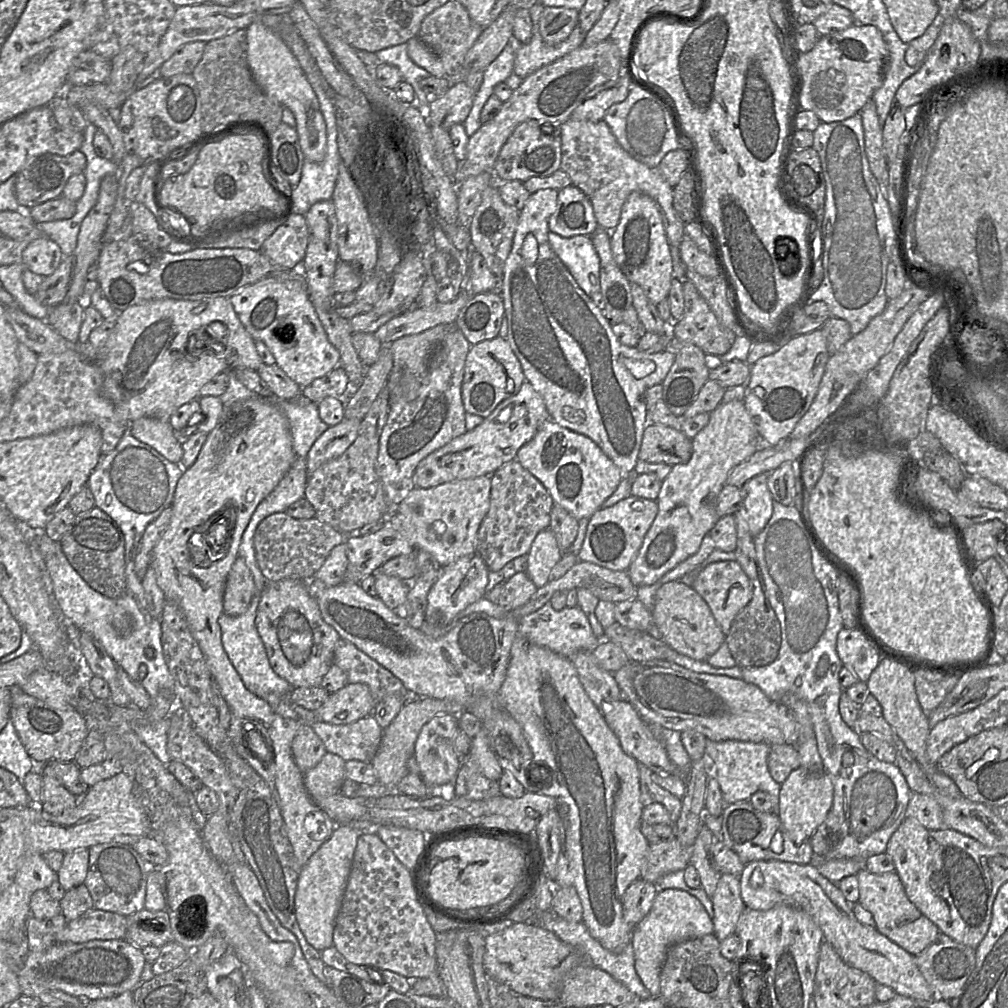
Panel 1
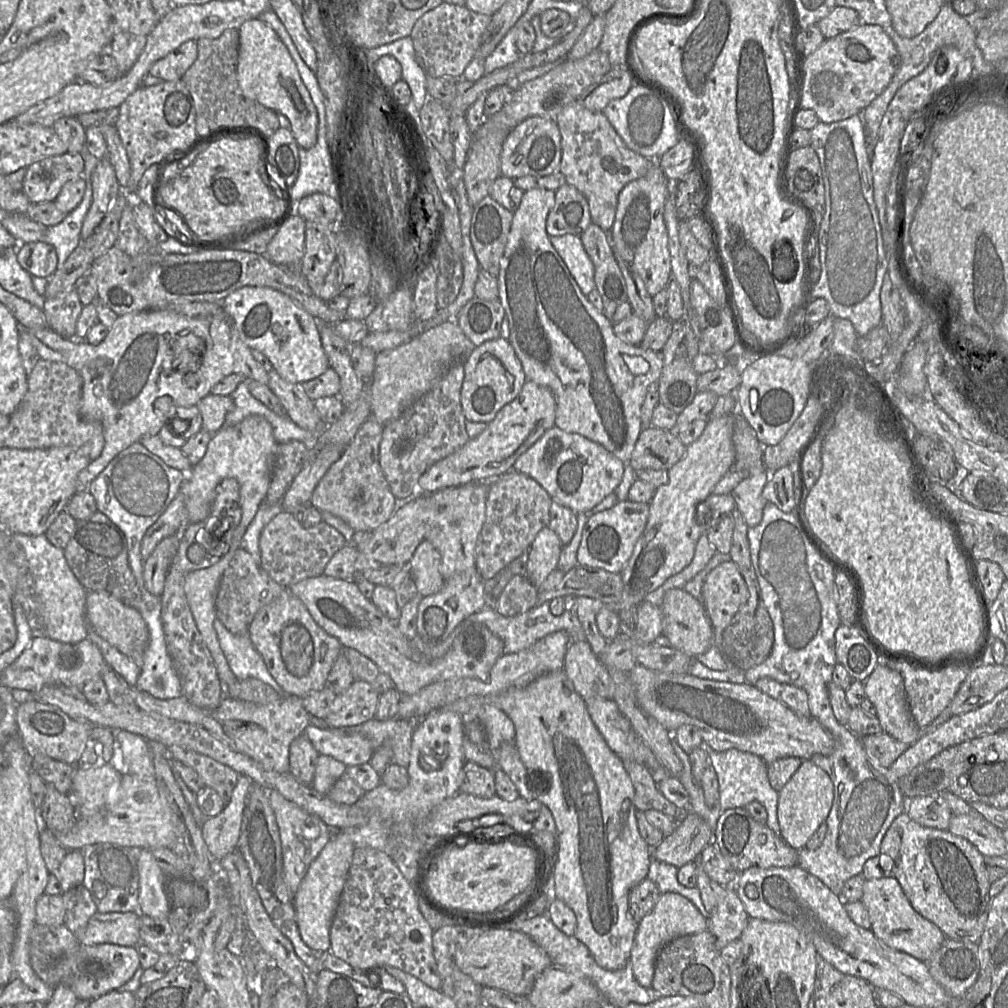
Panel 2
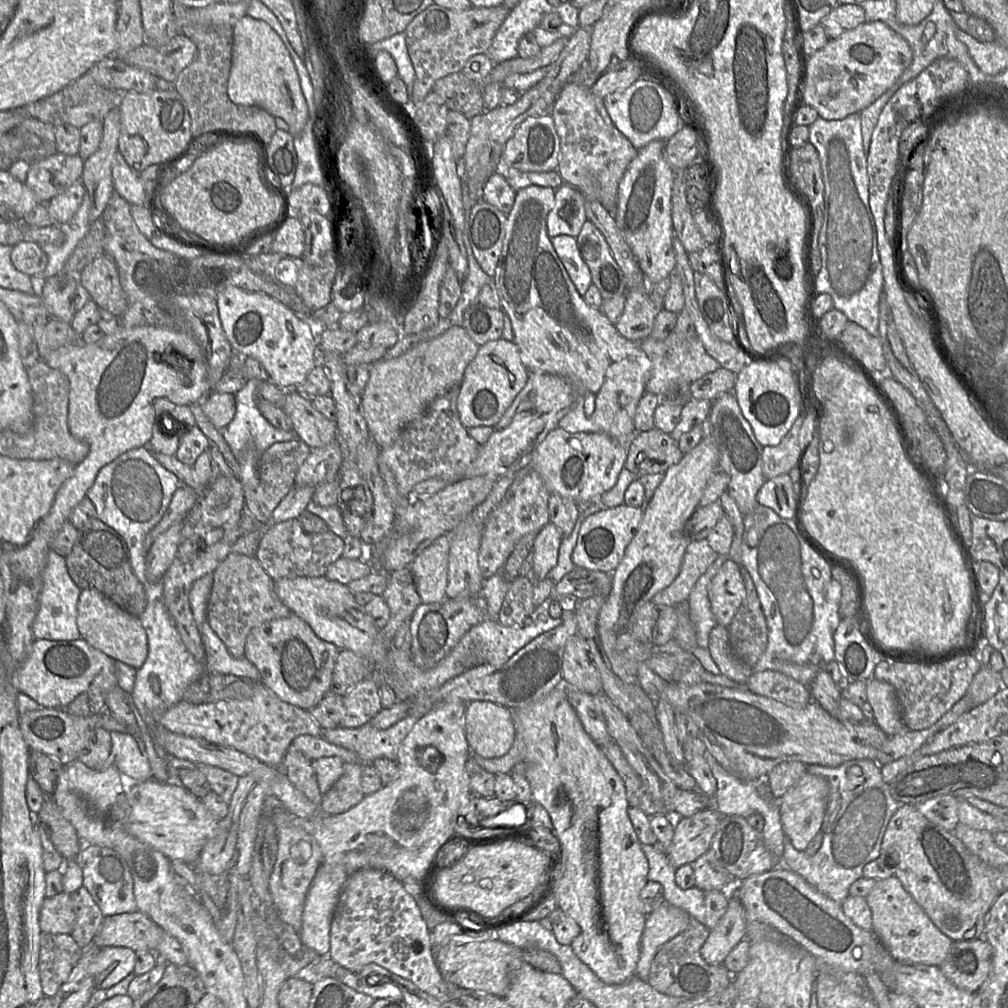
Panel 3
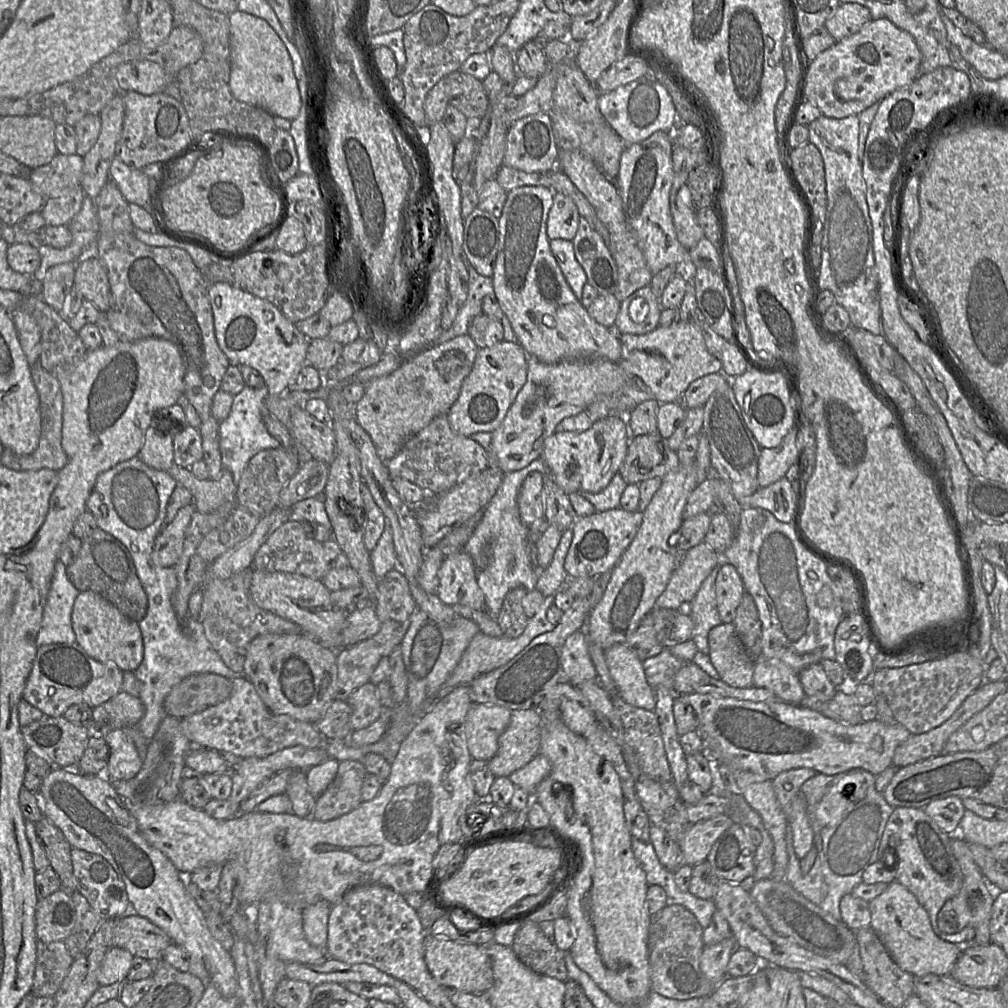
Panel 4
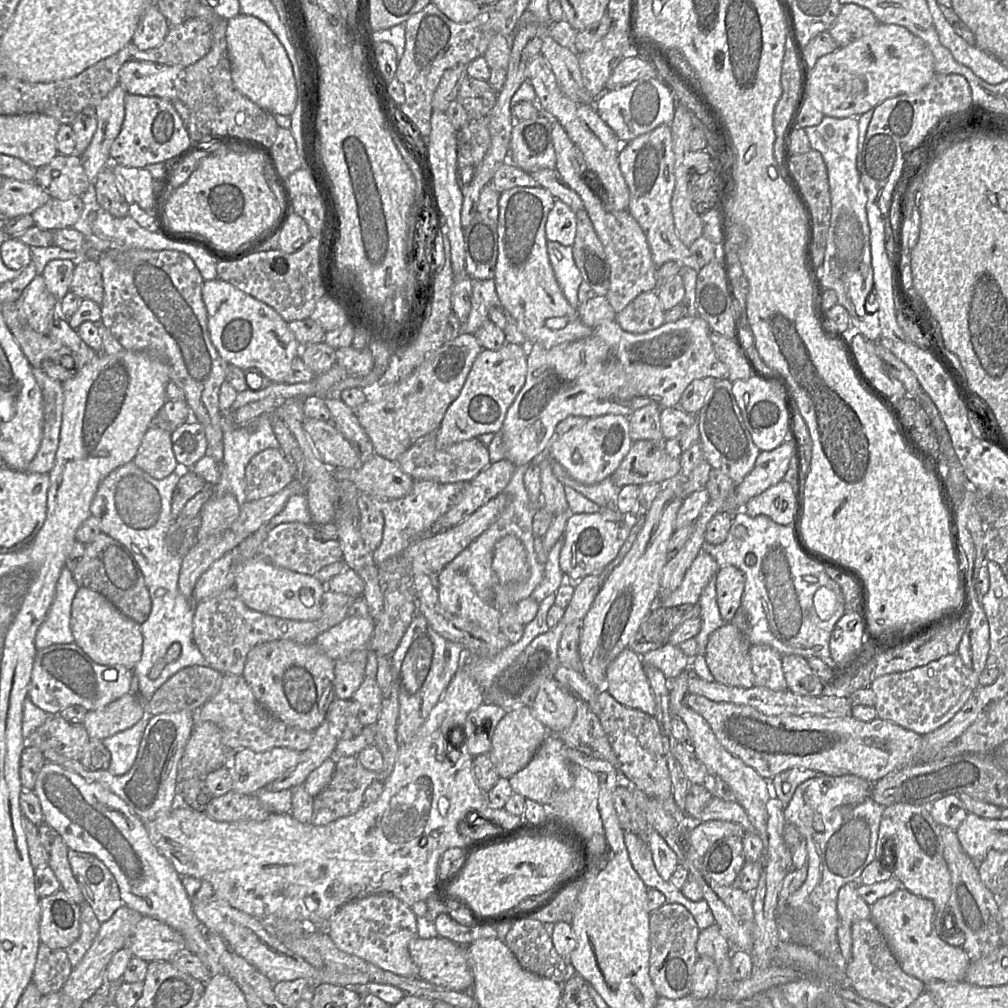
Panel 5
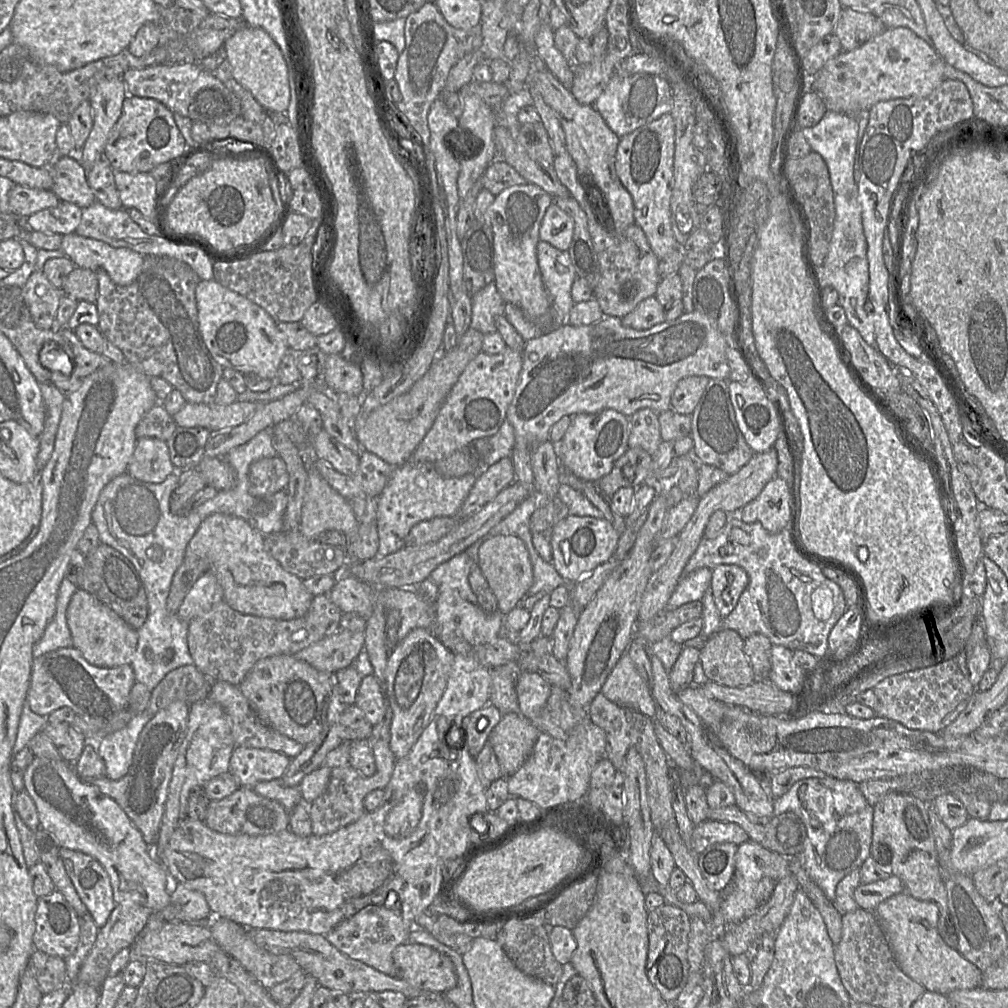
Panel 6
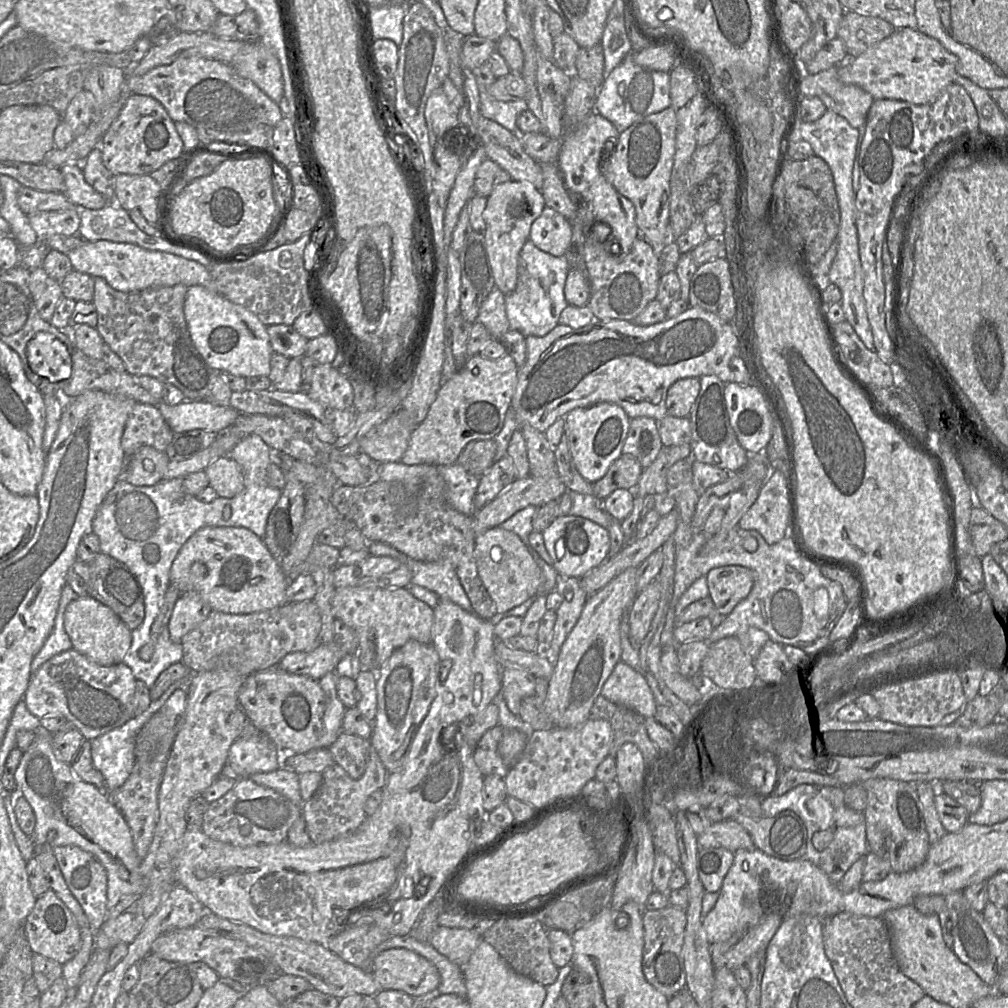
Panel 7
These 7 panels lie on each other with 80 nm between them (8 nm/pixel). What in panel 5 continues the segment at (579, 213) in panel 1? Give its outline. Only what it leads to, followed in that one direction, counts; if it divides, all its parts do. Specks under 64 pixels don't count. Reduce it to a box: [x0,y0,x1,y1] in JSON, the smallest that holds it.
[545,200,577,246]

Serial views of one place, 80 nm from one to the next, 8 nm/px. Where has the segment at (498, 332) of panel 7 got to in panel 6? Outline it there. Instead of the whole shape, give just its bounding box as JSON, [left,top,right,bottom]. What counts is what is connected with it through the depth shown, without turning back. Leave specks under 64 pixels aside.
[470,282,505,334]

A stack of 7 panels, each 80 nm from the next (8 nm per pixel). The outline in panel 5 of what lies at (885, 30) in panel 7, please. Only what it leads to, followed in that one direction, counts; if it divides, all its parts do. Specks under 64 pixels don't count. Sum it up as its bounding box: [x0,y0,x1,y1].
[828,4,878,47]

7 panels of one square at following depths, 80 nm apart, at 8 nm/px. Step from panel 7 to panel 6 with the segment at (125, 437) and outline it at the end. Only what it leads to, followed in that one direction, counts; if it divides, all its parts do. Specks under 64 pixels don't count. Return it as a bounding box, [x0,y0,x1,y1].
[135,402,176,442]

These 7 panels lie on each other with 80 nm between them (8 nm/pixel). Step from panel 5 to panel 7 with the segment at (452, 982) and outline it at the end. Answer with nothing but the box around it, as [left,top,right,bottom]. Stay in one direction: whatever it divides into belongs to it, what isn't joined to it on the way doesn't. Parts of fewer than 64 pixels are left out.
[369,948,440,999]

